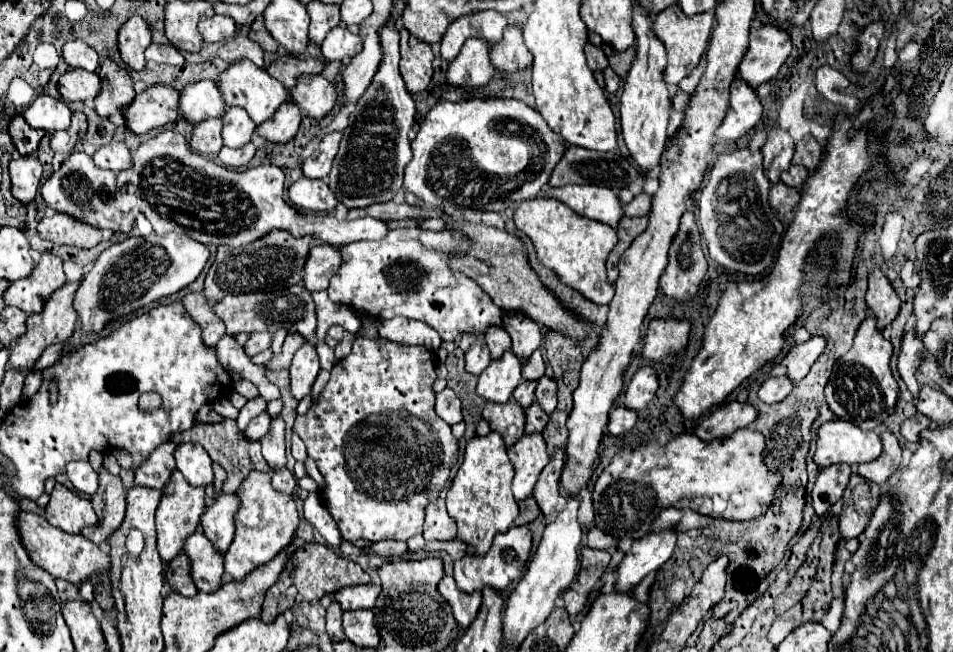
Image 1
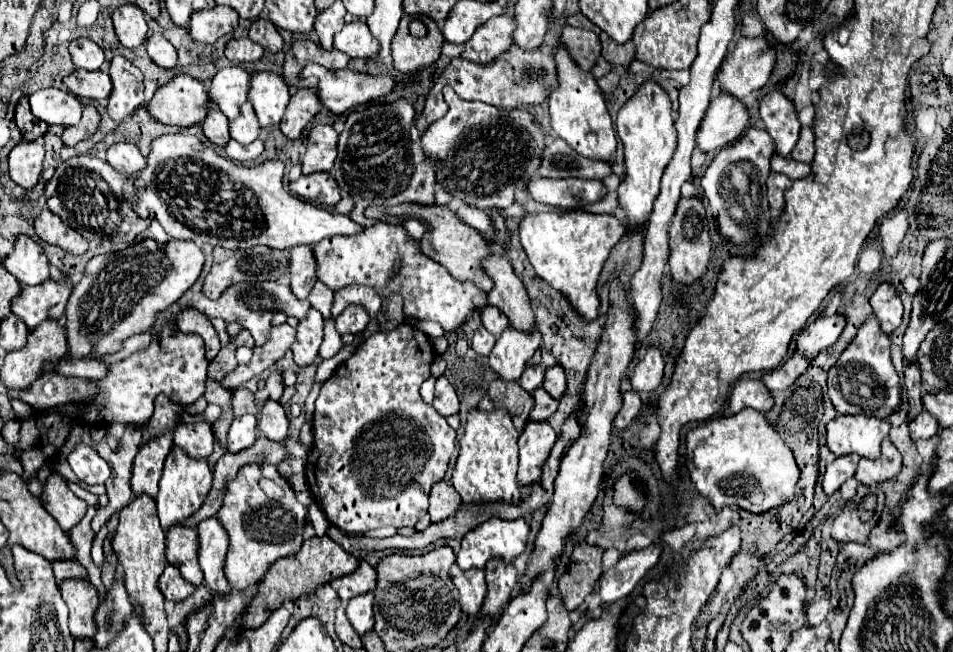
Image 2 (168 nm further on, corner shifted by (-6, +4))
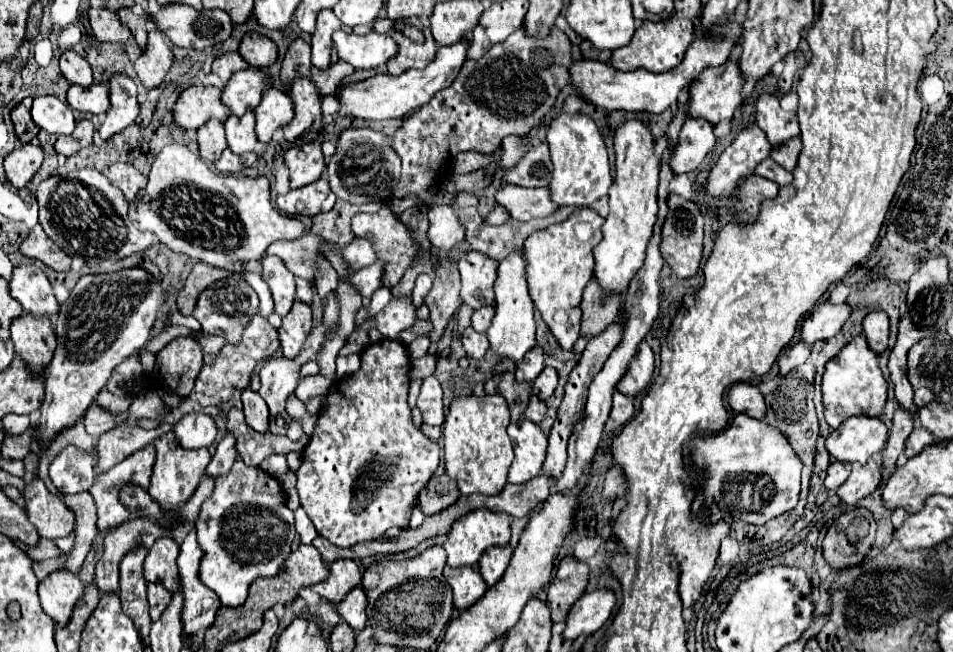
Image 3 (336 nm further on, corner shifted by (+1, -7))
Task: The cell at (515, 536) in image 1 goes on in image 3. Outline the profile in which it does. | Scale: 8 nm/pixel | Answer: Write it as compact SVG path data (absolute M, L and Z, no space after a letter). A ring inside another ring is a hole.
M472 511L452 525L444 549L450 567L472 567L480 561L488 547L506 547L510 543L508 515L492 515L492 511Z

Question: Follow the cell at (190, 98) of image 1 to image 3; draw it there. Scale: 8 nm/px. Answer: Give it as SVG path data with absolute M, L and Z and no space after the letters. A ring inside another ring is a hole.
M244 69L230 77L222 89L222 103L230 109L232 115L242 117L246 111L252 111L260 103L264 87L270 87L272 79L260 69Z

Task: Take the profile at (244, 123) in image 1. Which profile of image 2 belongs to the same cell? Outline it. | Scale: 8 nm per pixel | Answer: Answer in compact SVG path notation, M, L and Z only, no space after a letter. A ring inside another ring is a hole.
M249 102L243 104L241 114L229 124L229 128L231 128L231 138L237 140L239 144L251 144L253 140L259 138L261 126L259 126L255 110L251 108Z

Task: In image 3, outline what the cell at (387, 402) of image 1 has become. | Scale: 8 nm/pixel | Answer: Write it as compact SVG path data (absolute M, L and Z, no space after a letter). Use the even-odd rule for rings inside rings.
M384 339L366 347L360 359L360 369L338 379L326 393L326 405L318 415L314 435L302 451L302 465L296 471L302 509L312 519L316 531L338 547L376 541L390 527L404 529L412 509L418 505L418 493L430 483L440 463L440 445L428 439L422 427L412 421L408 405L412 361L406 345Z

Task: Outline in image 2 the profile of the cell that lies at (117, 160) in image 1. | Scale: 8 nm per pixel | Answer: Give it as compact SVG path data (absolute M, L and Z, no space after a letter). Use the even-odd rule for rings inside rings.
M129 142L113 144L107 150L107 162L115 170L119 170L125 178L129 178L131 174L135 174L147 166L147 158L139 152L139 148L135 144L129 144Z

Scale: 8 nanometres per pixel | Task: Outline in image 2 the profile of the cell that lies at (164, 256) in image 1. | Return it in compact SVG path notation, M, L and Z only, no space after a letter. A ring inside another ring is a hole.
M143 240L115 254L93 256L87 262L83 280L73 288L65 310L69 356L75 360L101 360L105 354L121 350L127 338L151 330L157 316L195 284L203 262L201 248L185 240L171 240L169 244Z

